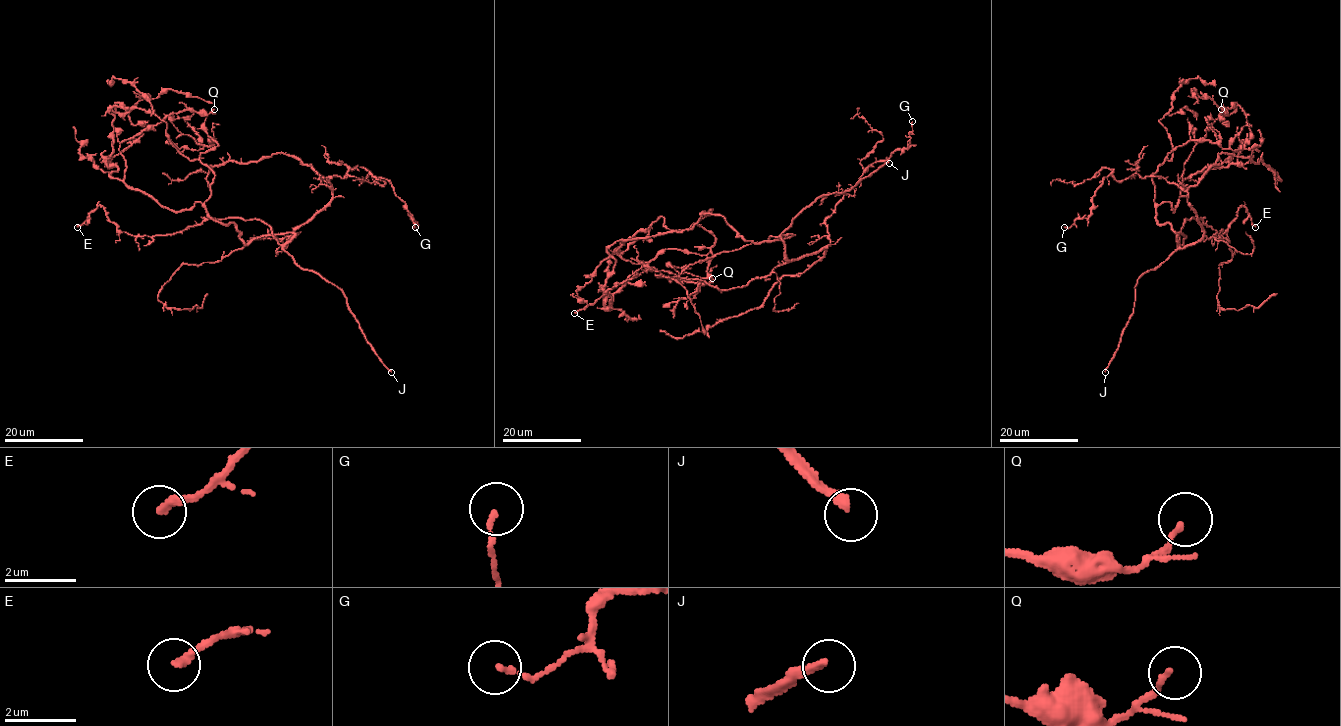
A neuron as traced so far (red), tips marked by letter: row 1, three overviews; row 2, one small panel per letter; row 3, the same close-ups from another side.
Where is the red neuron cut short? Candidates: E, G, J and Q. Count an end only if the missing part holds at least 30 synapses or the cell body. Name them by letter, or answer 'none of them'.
J

